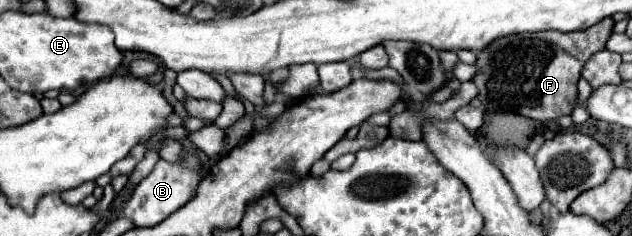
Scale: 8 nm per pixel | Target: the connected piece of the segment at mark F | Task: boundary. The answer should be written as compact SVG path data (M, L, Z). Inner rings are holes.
M609 17L585 31L539 31L511 35L489 43L485 51L479 51L479 59L475 63L477 75L473 79L485 111L511 111L539 123L569 115L573 111L573 97L577 97L581 69L593 53L605 49L613 23L615 21Z

